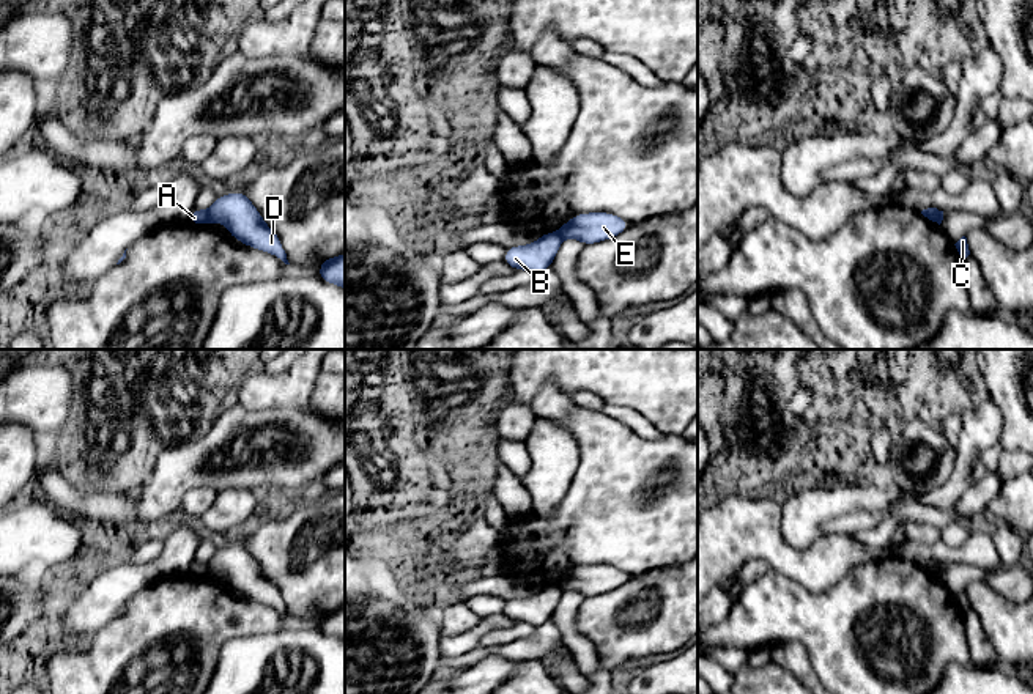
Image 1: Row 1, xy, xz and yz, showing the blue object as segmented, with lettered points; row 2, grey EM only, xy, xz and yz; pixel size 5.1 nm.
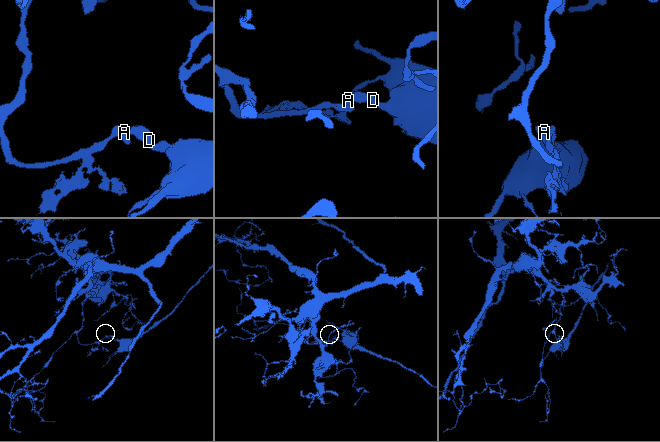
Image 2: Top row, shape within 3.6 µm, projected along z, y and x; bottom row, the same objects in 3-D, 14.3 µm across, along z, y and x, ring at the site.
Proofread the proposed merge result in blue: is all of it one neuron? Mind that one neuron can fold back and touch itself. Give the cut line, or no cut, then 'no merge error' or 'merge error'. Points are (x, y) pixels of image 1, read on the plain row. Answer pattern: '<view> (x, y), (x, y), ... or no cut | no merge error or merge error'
xy (207, 564), (210, 575) | merge error

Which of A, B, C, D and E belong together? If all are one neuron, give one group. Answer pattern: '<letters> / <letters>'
A B C / D E

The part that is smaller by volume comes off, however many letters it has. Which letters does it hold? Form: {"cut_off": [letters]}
{"cut_off": ["D", "E"]}

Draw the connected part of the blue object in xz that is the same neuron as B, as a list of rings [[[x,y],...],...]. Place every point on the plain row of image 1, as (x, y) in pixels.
[[[557,584],[545,585],[529,598],[507,600],[502,614],[513,622],[526,622],[532,626],[543,625],[553,617],[562,592]]]

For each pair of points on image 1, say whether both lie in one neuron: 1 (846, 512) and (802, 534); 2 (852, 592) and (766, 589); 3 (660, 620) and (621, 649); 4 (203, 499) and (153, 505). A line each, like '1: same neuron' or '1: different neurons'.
1: same neuron
2: same neuron
3: same neuron
4: different neurons

